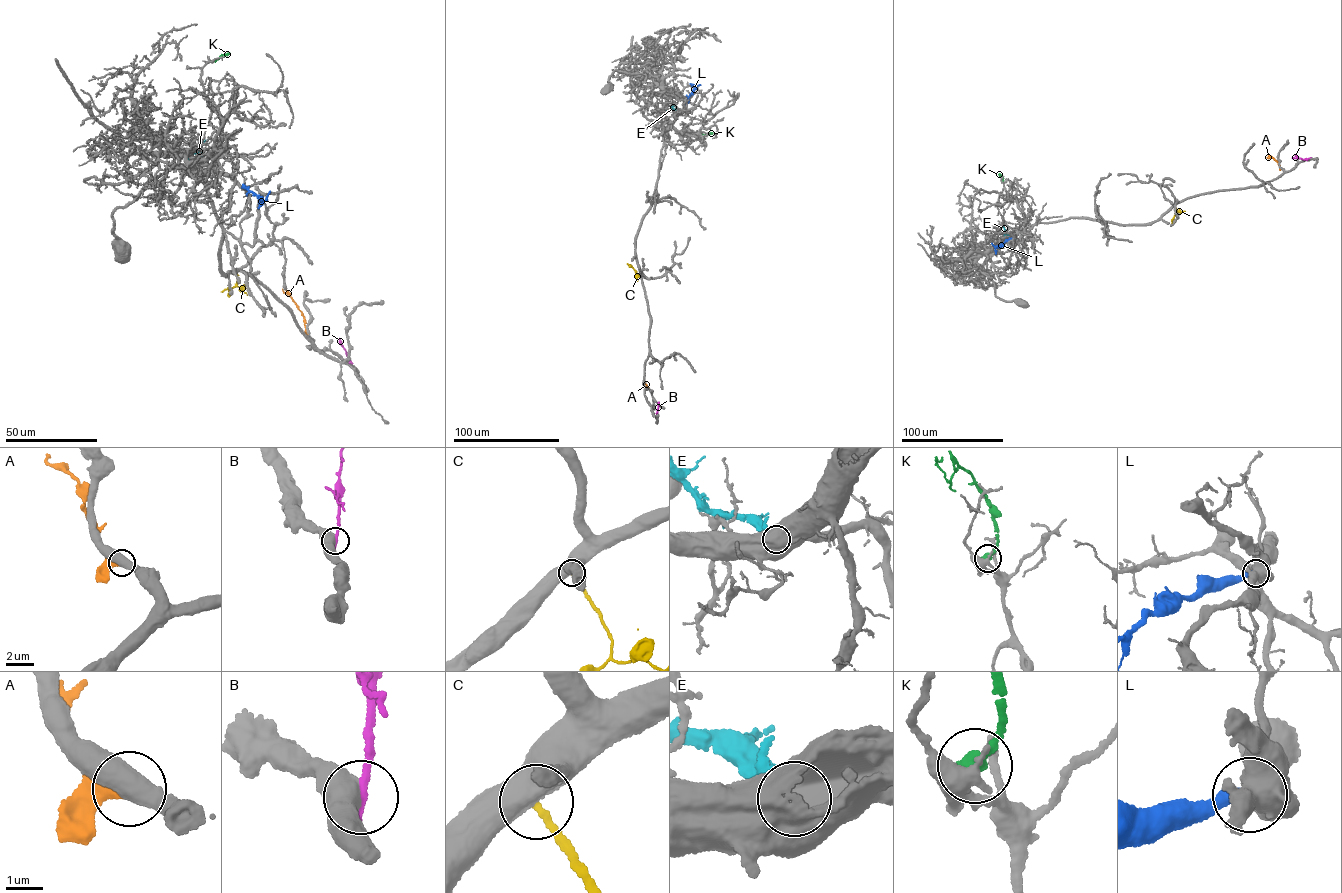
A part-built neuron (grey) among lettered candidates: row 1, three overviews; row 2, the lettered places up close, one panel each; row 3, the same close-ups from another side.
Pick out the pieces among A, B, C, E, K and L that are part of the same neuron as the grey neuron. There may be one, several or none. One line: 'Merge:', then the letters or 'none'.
Merge: L

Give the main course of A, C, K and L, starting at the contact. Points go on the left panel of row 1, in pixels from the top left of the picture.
A: (308, 334), (302, 312), (282, 289)
C: (237, 270), (235, 286), (221, 292)
K: (212, 61), (230, 53)
L: (242, 187), (261, 201), (266, 199), (258, 208)

